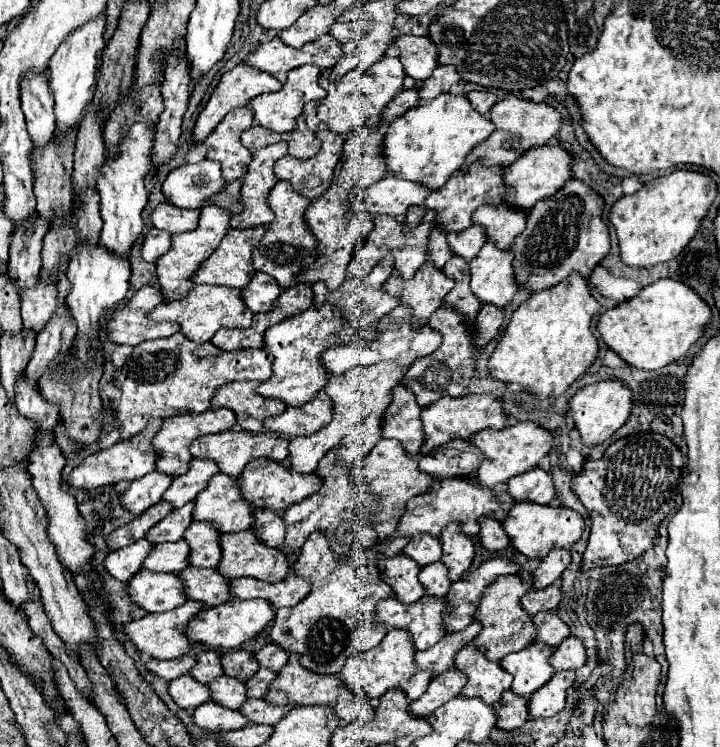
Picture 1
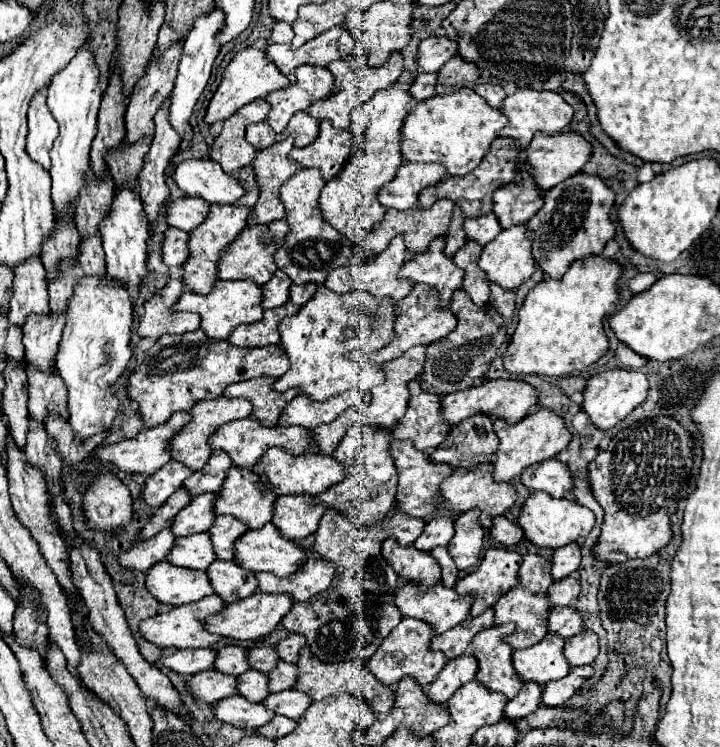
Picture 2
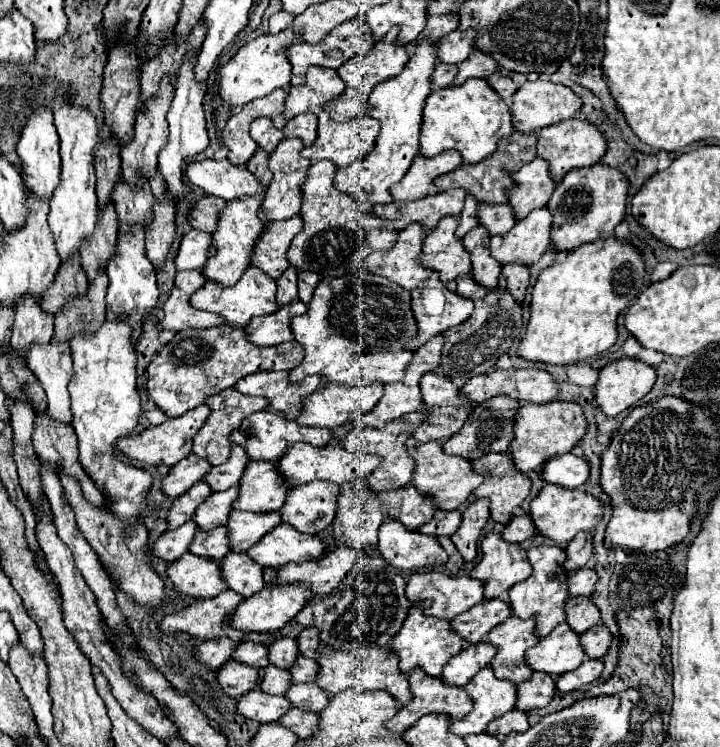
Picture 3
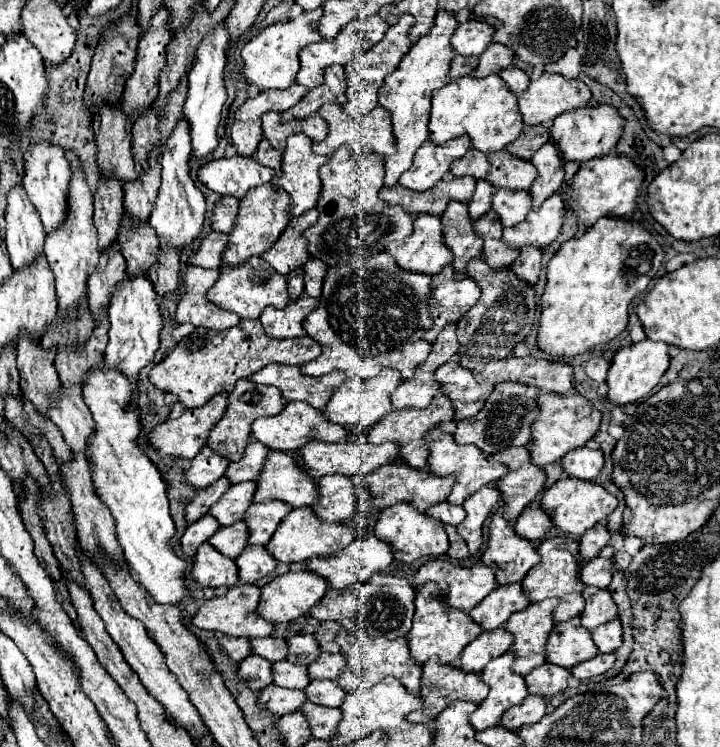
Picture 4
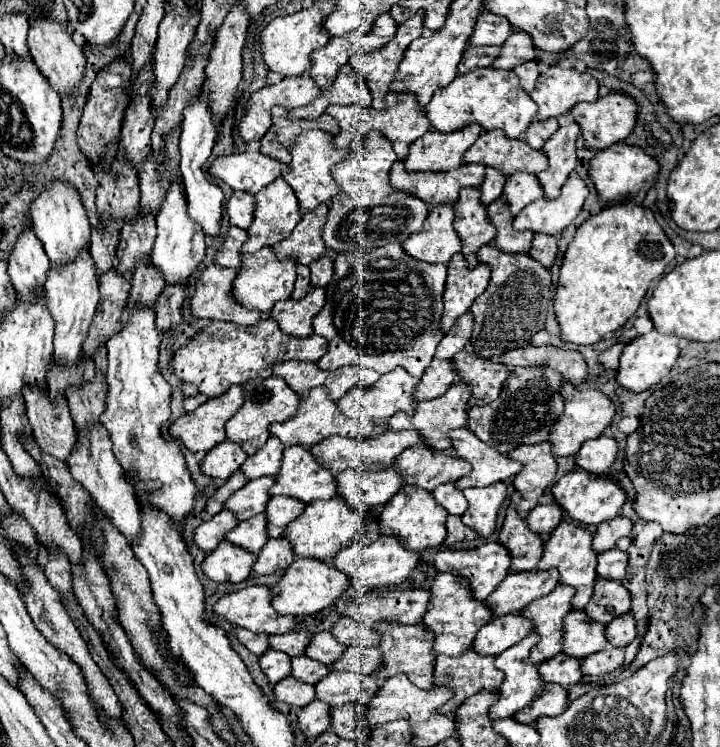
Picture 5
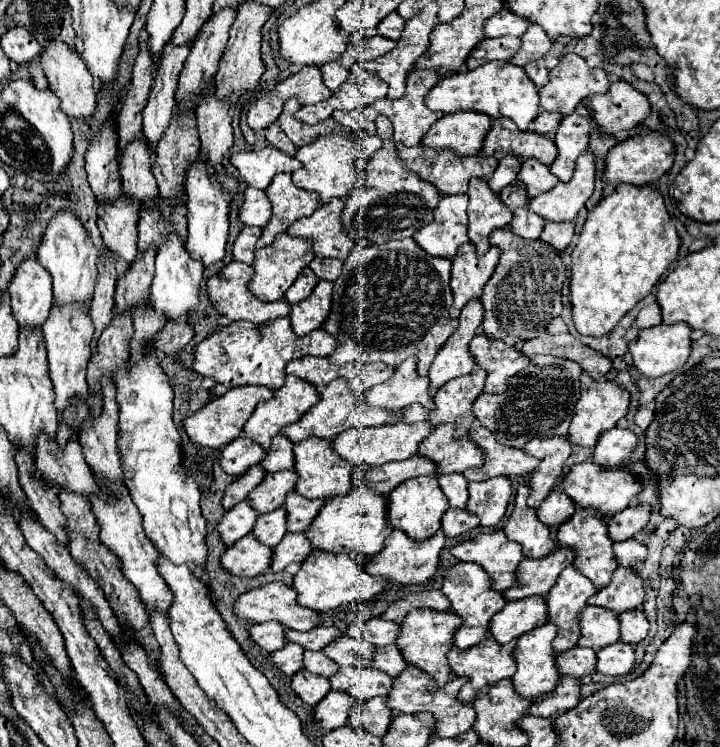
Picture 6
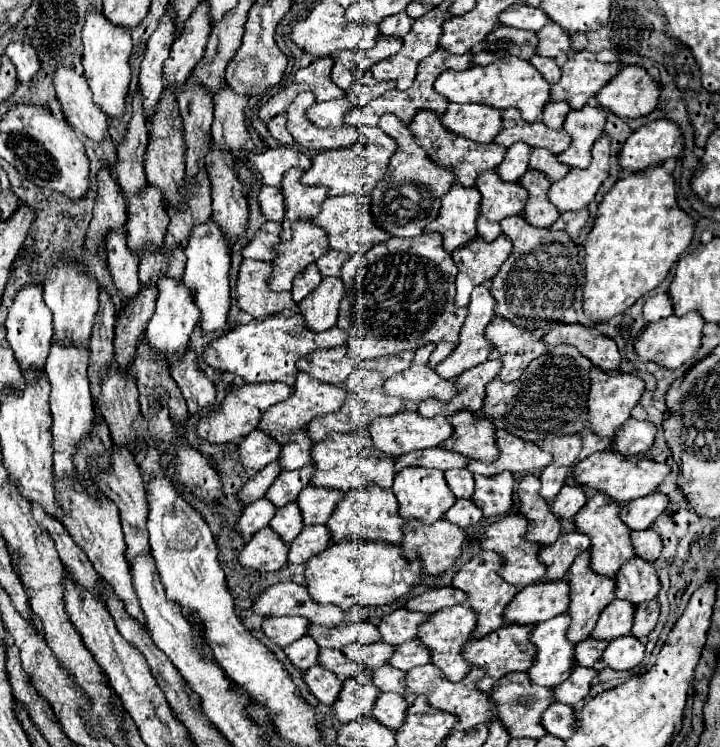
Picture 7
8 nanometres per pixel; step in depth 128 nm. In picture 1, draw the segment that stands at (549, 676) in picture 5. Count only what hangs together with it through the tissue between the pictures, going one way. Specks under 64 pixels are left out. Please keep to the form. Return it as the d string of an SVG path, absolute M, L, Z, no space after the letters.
M510 690L502 694L502 700L496 702L494 708L498 712L498 728L514 730L528 720L528 700L524 700L524 696L516 696Z

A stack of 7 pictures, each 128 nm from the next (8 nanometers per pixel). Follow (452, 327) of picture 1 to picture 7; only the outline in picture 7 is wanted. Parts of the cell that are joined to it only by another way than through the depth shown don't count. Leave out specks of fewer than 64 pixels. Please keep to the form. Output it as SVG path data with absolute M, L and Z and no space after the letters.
M522 214L508 216L500 222L502 232L512 238L514 250L510 258L502 264L500 272L492 278L492 296L496 296L496 316L514 320L514 318L542 318L542 320L560 320L564 310L572 306L578 284L584 284L584 264L580 260L578 244L560 230L550 228L532 228Z

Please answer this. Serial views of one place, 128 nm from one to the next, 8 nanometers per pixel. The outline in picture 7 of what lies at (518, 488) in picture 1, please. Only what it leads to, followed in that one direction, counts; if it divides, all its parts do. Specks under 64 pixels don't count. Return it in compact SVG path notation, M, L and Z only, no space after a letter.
M630 418L614 436L616 450L622 454L644 454L652 448L656 426L650 420Z

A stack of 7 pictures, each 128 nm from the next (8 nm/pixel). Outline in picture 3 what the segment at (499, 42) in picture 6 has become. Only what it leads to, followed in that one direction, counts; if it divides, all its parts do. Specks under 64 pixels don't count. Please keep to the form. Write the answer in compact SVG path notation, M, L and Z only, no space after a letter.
M436 64L436 70L432 74L432 82L434 82L434 88L444 88L444 86L450 86L452 80L456 78L456 64Z

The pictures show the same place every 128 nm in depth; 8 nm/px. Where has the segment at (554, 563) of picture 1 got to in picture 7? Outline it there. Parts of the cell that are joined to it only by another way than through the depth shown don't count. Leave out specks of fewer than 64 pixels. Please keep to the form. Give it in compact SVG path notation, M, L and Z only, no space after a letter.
M652 492L648 496L642 496L642 498L636 498L636 500L628 502L622 508L620 518L632 530L646 530L668 508L668 504L670 504L670 498L666 494Z

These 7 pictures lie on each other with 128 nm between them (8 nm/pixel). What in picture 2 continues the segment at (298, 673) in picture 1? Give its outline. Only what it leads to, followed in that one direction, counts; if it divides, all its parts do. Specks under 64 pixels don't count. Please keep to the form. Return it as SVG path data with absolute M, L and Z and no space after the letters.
M304 646L302 652L300 652L300 660L298 660L298 668L300 668L300 676L298 676L298 682L294 688L310 694L316 702L320 702L322 698L326 696L332 696L332 694L342 694L342 692L350 692L354 696L362 696L364 700L368 700L374 708L374 712L378 714L378 718L384 718L392 704L394 704L394 690L386 684L382 684L380 680L376 680L376 676L372 676L372 672L368 672L362 662L358 660L344 660L344 662L338 662L338 664L330 664L330 662L320 662L316 660L316 656L312 656L310 648Z

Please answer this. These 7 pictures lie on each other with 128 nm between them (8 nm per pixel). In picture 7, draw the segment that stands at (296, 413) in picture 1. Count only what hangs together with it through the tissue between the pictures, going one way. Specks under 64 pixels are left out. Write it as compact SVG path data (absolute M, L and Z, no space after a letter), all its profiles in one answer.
M426 344L424 348L420 348L416 352L410 368L388 378L384 384L386 394L398 396L404 400L414 400L414 402L420 402L426 398L438 398L438 400L446 400L446 402L452 400L452 396L456 396L456 392L458 392L456 382L436 376L436 372L432 368L428 368L428 358L432 354L432 348L436 348L436 346Z

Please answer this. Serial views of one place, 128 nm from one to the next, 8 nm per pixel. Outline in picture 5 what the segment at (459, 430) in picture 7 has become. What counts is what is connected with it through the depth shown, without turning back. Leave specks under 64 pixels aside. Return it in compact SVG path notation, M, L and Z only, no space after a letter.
M418 442L406 448L398 458L396 466L406 476L406 484L422 486L424 490L434 490L438 484L458 480L466 476L472 468L466 460L460 460L454 452L436 452L426 442Z

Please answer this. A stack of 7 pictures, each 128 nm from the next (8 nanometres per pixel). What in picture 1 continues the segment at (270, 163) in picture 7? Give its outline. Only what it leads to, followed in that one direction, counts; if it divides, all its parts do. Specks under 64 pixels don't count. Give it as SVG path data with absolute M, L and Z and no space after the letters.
M210 160L178 166L162 184L164 194L180 208L204 208L206 202L224 188L226 182L222 178L220 164Z

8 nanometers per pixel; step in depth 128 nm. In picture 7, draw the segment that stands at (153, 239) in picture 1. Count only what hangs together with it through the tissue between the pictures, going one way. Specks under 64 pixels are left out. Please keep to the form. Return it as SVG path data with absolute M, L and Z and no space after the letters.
M266 222L252 242L242 250L244 258L254 258L254 260L274 260L276 258L276 244L280 244L280 232L282 224L280 222Z

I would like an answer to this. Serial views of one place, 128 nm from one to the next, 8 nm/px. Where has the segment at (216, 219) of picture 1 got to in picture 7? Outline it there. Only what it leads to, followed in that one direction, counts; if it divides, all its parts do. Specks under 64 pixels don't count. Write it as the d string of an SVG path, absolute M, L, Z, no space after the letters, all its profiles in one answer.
M292 168L282 180L282 192L286 200L286 216L282 220L280 238L288 242L292 238L292 222L298 218L316 218L320 214L322 202L328 198L328 188L300 184L302 168Z

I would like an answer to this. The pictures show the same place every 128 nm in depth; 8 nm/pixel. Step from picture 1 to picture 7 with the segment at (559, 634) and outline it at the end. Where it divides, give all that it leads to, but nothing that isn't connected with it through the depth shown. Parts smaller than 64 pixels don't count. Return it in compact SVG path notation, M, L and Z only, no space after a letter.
M634 556L616 574L616 598L642 604L654 600L660 592L660 578L652 562Z

